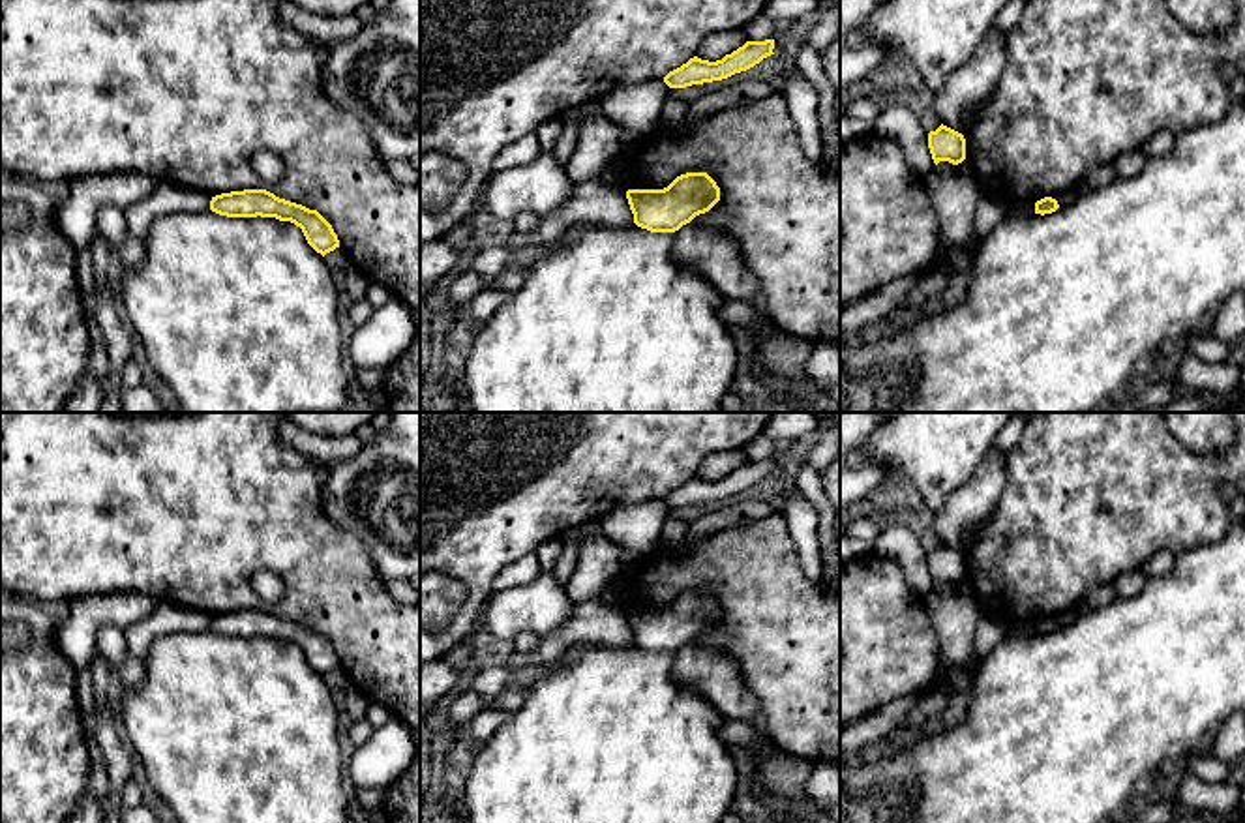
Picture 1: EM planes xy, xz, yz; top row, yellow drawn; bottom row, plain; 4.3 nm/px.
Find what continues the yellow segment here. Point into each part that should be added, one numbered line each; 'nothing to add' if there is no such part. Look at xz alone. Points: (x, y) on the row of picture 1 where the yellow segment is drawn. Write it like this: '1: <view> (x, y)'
nothing to add

